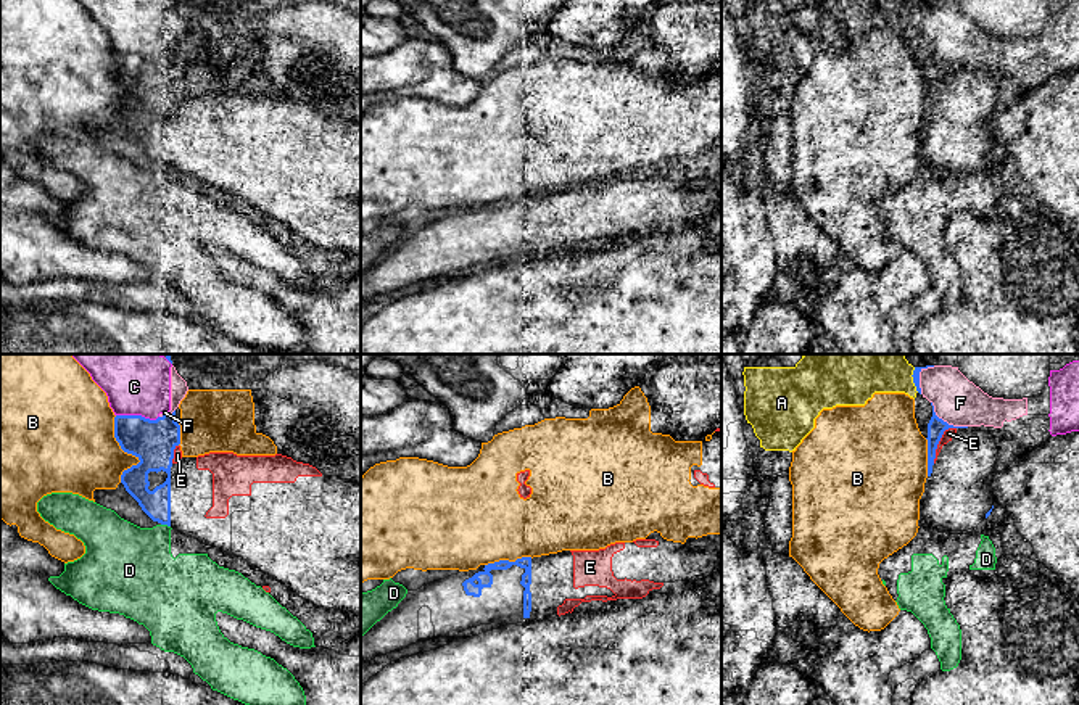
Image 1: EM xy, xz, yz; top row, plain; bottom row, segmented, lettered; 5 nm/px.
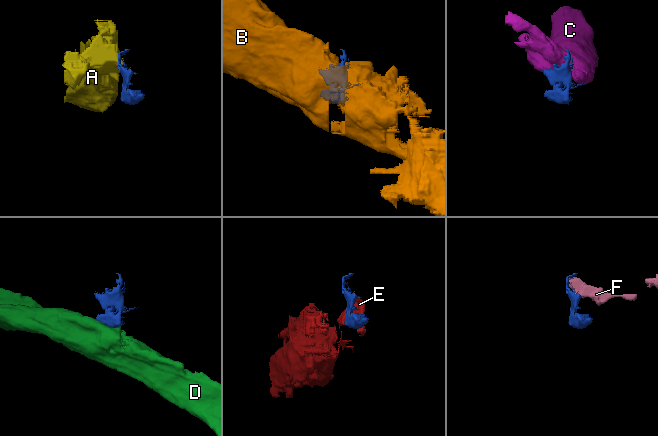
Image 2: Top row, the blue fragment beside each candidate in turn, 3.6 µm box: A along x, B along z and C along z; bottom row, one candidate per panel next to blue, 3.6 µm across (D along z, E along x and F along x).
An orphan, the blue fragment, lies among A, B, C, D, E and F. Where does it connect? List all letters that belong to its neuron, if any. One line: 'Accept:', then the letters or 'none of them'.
Accept: none of them

